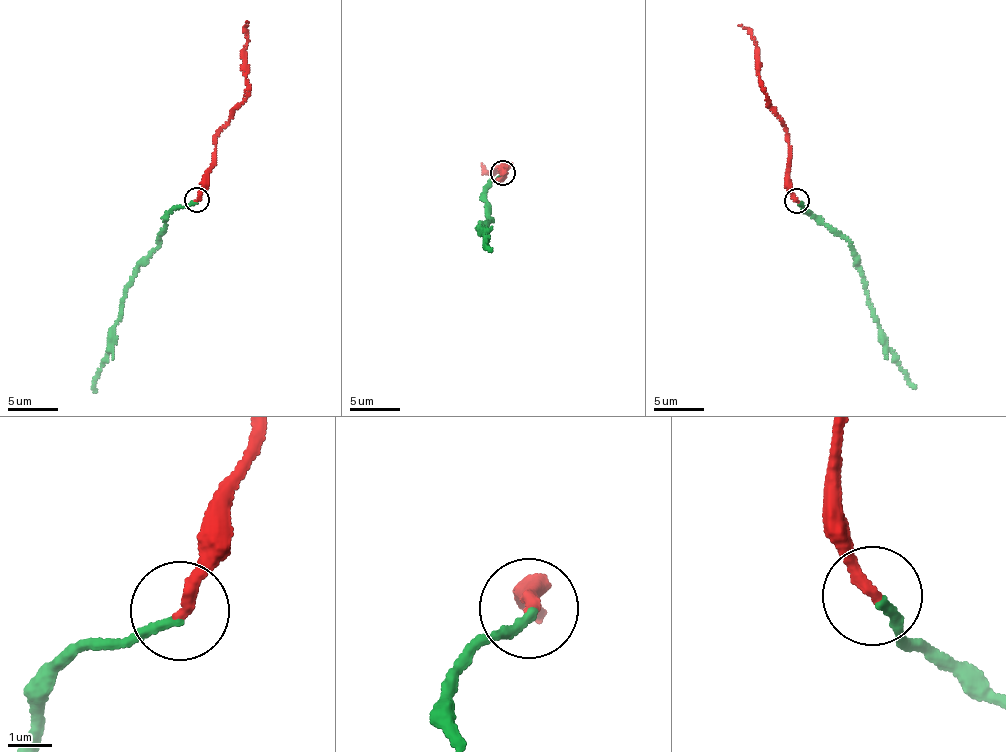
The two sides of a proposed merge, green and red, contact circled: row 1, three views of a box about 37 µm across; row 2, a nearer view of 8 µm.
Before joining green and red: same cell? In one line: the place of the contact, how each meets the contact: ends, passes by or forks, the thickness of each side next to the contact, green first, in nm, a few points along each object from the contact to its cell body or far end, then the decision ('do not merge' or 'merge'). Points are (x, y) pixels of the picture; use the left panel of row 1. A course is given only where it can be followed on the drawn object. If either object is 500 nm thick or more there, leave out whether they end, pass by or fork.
(197, 200) | green ends | red ends | 220/280 nm | green via (197, 201), (179, 208), (166, 218), (158, 248), (136, 268), (124, 294), (114, 338), (96, 377), (96, 392) | red via (198, 200), (208, 176), (215, 137), (246, 96), (247, 21) | merge

